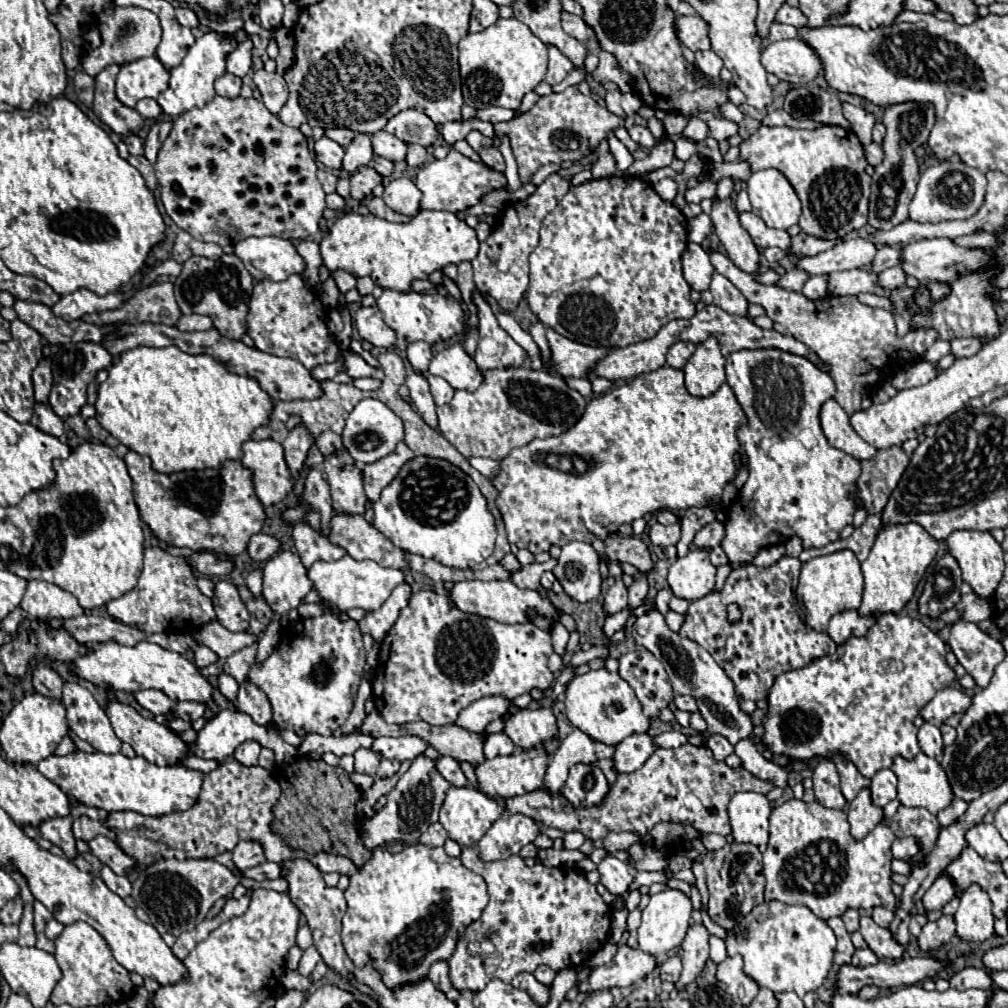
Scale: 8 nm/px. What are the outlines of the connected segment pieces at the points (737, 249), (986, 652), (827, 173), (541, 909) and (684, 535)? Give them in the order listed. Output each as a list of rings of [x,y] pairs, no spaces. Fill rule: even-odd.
[[[713,198],[713,212],[711,212],[715,234],[719,236],[721,244],[727,250],[727,256],[745,272],[755,274],[759,266],[759,250],[753,244],[751,236],[739,222],[739,214],[733,206],[731,198],[717,200]]]
[[[955,622],[951,626],[949,646],[959,664],[973,676],[979,688],[985,688],[993,678],[995,666],[1005,658],[1001,640],[983,632],[977,624]]]
[[[761,126],[739,148],[739,156],[751,162],[753,172],[777,168],[785,174],[803,204],[799,226],[805,234],[815,234],[817,238],[839,238],[867,224],[871,176],[865,172],[867,160],[855,132],[839,126],[823,126],[817,130]]]
[[[463,848],[459,860],[465,868],[483,876],[489,890],[489,904],[483,910],[481,918],[467,926],[457,942],[455,954],[449,958],[449,978],[453,988],[479,992],[493,978],[509,984],[517,974],[533,972],[541,964],[549,966],[555,972],[569,966],[575,968],[591,958],[607,942],[611,930],[611,906],[603,902],[603,898],[595,890],[595,884],[591,884],[583,872],[577,872],[573,868],[555,868],[553,876],[551,868],[541,864],[529,868],[519,856],[485,862],[479,858],[475,848]]]
[[[689,508],[683,514],[683,532],[681,532],[681,540],[679,540],[679,556],[685,556],[689,550],[689,544],[693,542],[695,534],[709,522],[715,520],[715,512],[711,508]]]

